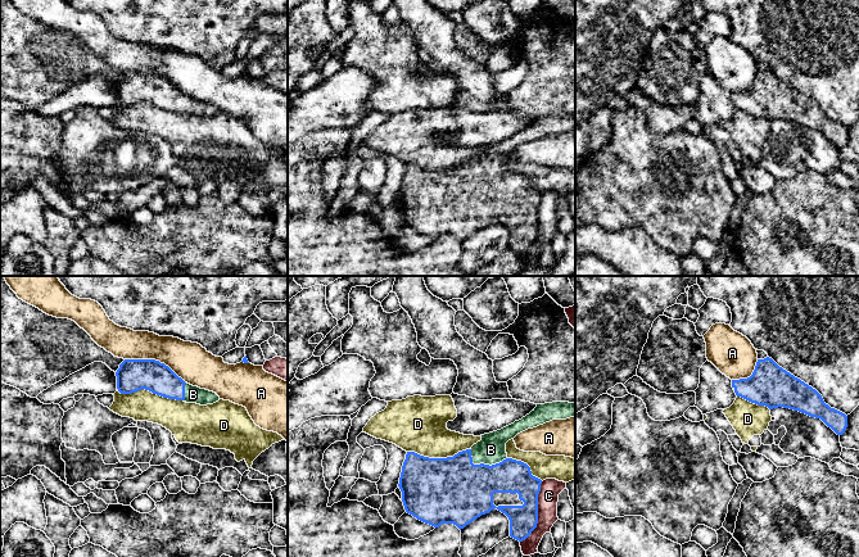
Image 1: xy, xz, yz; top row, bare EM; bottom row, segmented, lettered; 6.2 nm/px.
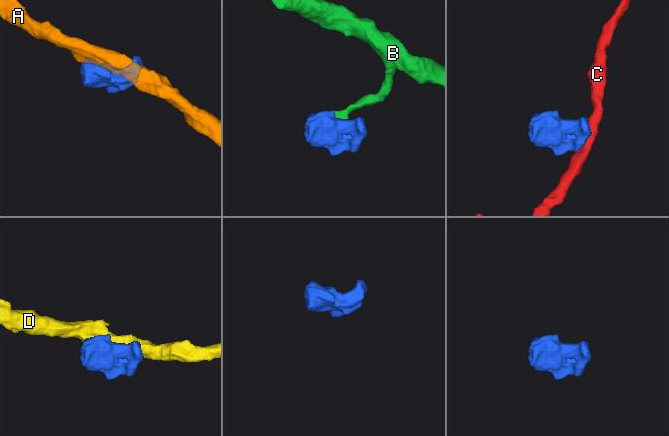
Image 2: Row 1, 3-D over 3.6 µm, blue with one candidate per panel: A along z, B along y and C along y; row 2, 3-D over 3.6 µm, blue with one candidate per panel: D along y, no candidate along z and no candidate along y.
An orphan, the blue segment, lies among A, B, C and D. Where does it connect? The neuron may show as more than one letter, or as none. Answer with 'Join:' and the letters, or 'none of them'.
Join: B

